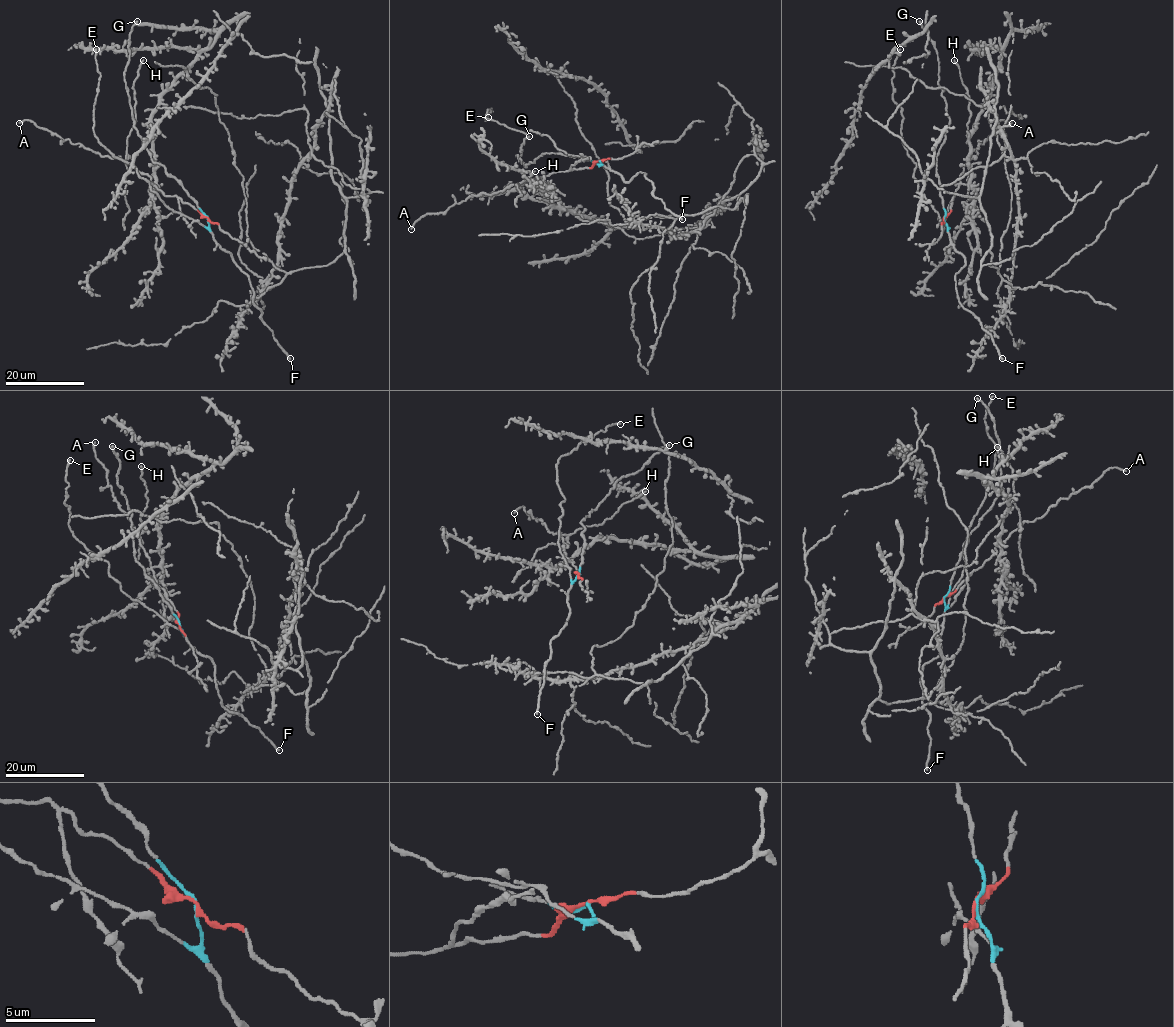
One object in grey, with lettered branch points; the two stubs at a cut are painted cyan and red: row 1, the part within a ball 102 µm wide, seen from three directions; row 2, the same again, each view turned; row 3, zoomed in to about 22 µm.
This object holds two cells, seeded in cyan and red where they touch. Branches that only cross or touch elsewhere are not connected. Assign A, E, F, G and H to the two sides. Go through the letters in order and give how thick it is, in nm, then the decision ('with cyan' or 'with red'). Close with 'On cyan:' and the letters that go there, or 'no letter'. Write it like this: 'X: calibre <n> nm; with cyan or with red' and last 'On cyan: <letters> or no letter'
A: calibre 150 nm; with red
E: calibre 200 nm; with cyan
F: calibre 200 nm; with cyan
G: calibre 200 nm; with cyan
H: calibre 160 nm; with red
On cyan: E, F, G

